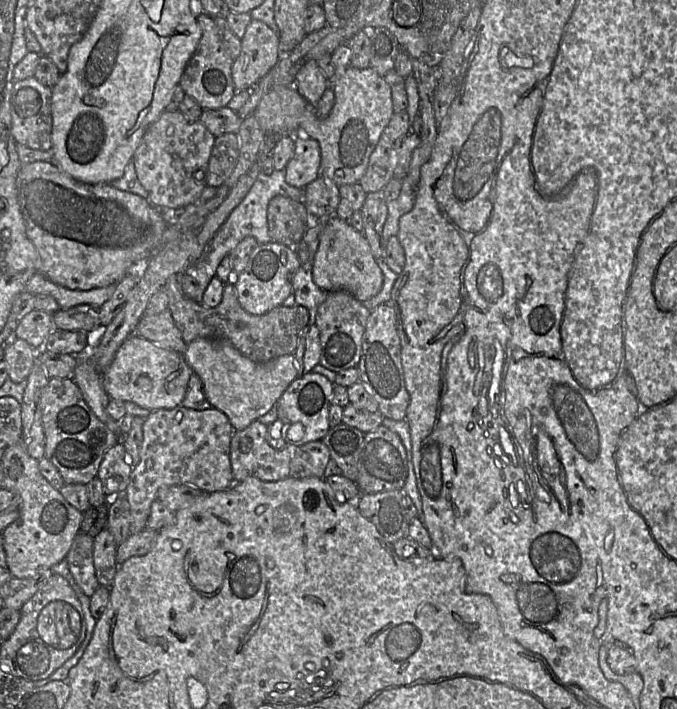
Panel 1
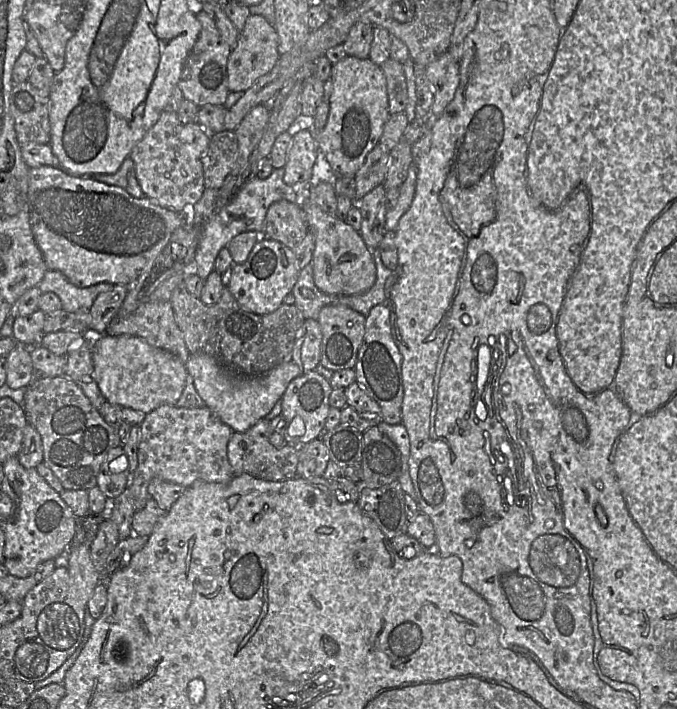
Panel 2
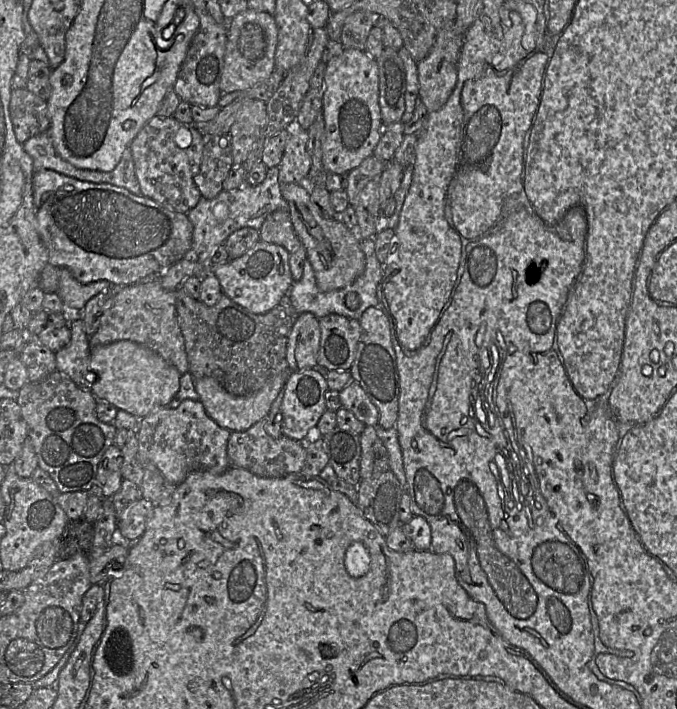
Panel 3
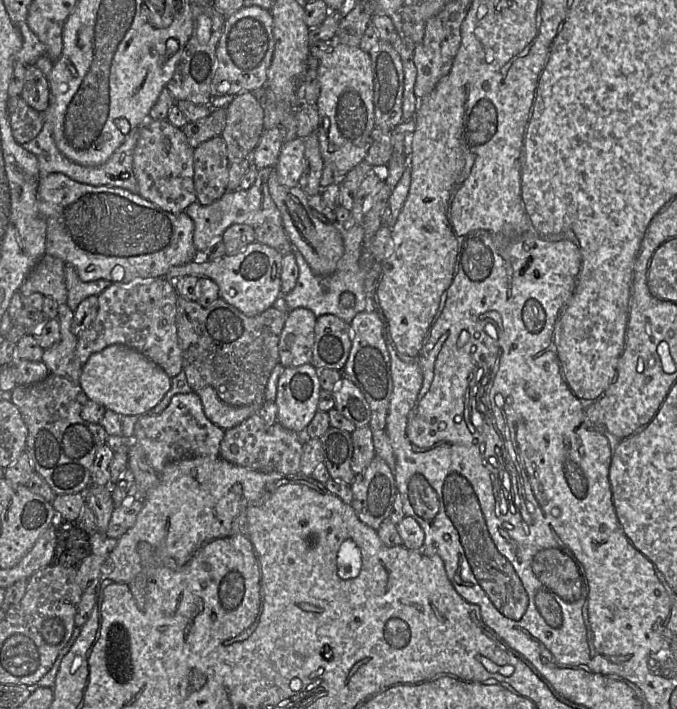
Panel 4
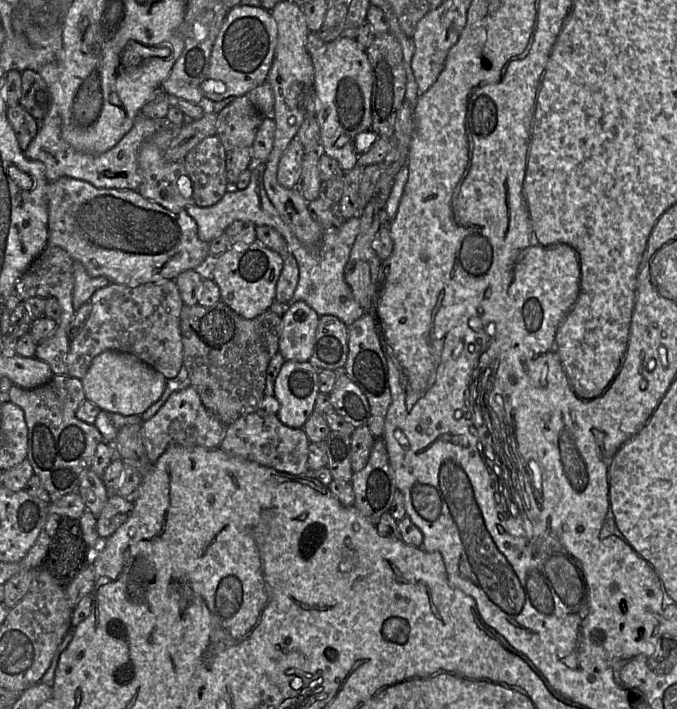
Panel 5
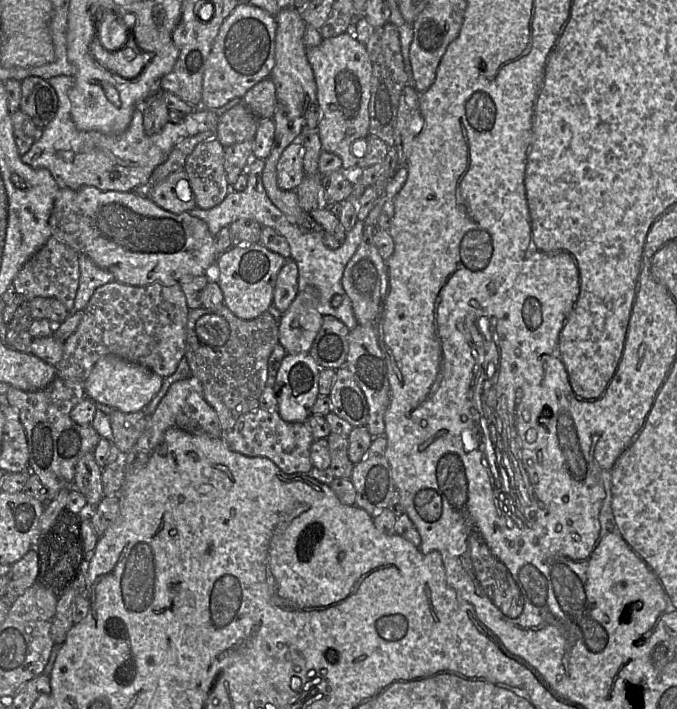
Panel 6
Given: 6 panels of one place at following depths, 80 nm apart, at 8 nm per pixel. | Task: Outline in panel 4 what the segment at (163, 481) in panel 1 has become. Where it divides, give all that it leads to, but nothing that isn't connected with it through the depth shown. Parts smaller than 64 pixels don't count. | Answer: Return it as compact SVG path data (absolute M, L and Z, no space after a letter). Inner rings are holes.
M191 391L174 395L169 405L159 414L141 416L131 441L142 447L148 463L157 473L161 473L170 462L199 456L219 456L224 435L225 431L205 416L200 397Z

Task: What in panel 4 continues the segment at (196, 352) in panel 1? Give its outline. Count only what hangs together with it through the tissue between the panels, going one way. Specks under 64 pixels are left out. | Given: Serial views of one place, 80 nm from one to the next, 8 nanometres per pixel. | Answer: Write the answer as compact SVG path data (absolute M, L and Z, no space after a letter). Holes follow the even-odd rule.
M211 386L196 391L203 405L205 416L224 431L233 428L254 413L258 413L259 406L230 406L220 400Z

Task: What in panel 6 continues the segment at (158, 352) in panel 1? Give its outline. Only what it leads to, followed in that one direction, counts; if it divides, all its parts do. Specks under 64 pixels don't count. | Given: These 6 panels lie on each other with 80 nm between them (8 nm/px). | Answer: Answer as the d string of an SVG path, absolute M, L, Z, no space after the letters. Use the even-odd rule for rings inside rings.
M114 355L101 357L83 382L86 397L124 413L143 411L160 391L163 379L149 368Z

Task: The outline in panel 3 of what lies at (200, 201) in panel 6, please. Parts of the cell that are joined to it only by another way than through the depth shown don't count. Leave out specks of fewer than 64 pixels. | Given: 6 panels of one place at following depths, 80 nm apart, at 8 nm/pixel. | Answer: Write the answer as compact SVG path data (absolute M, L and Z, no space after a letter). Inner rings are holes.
M229 133L208 137L200 169L194 179L200 195L206 199L215 198L223 190L223 181L232 165L232 141Z

